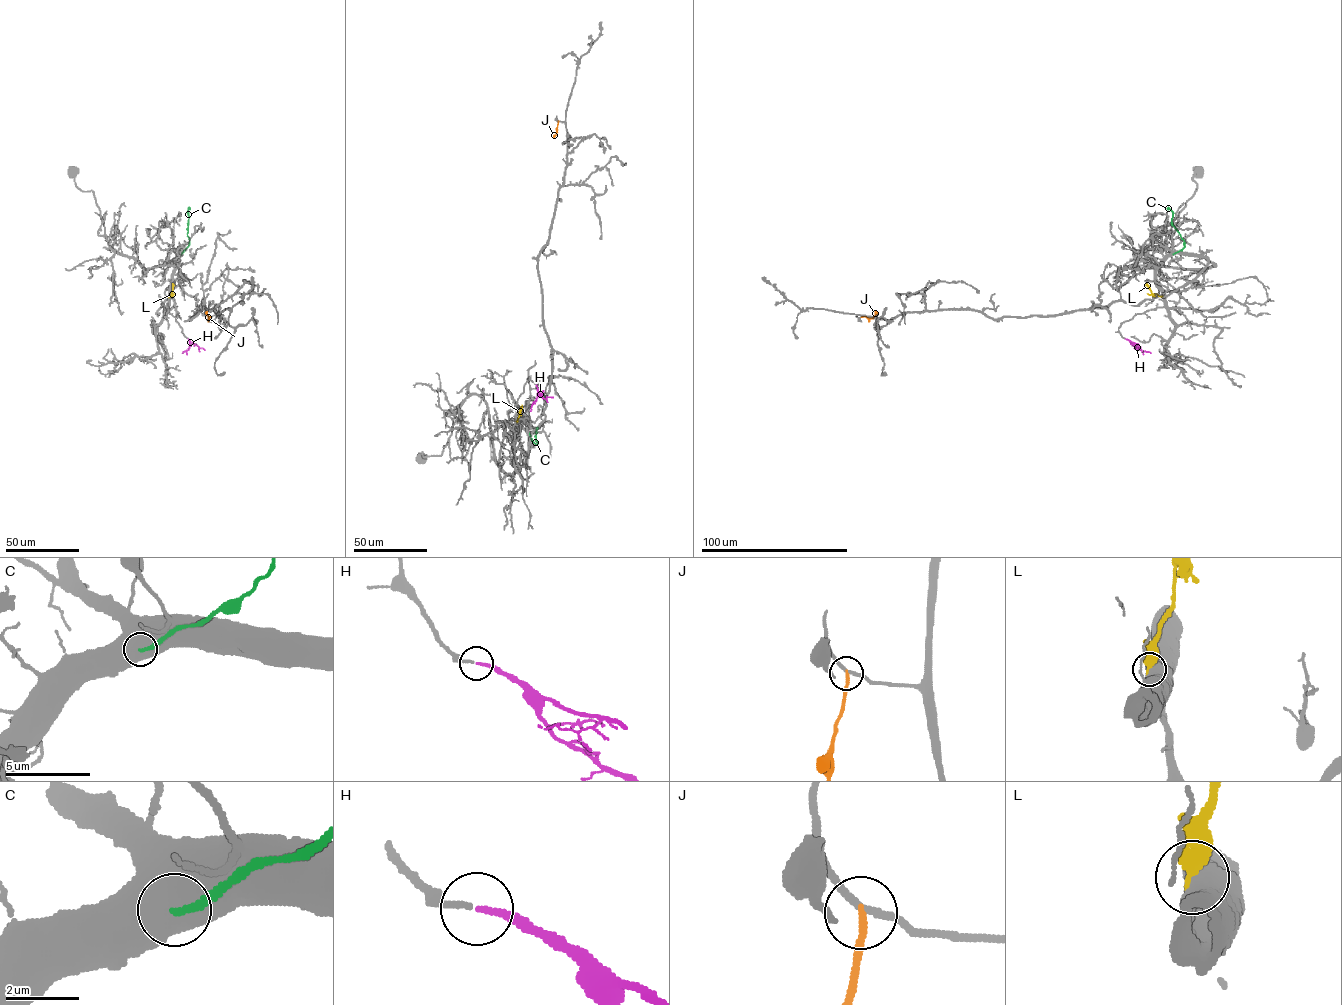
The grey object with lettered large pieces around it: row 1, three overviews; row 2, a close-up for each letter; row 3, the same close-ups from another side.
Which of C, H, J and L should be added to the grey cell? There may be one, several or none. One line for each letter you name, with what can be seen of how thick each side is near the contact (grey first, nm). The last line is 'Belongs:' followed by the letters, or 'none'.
H: 170/160 nm
Belongs: H

